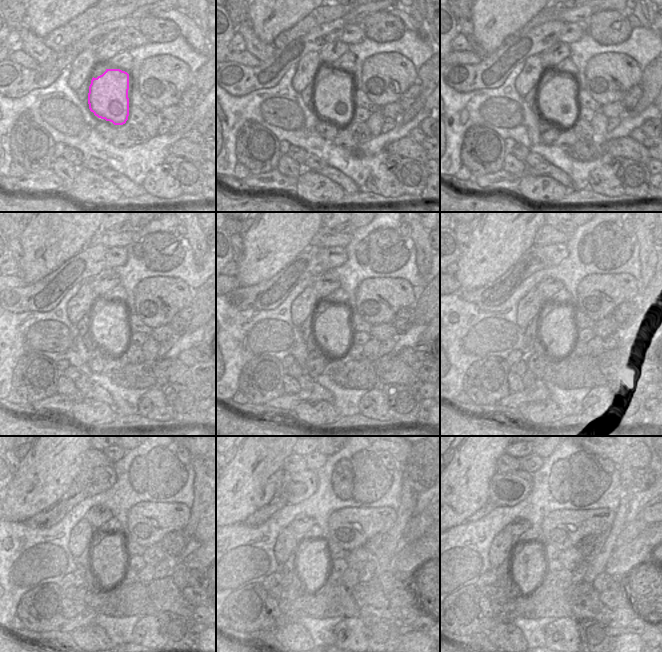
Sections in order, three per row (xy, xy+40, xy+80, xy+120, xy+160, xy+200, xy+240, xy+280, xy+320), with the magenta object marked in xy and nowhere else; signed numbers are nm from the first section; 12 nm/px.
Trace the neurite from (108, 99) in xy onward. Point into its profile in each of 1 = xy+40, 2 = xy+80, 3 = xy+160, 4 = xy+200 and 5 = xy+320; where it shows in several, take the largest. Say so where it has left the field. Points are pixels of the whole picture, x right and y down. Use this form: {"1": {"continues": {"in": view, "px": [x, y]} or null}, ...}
{"1": {"continues": {"in": "xy+40", "px": [332, 96]}}, "2": {"continues": {"in": "xy+80", "px": [556, 101]}}, "3": {"continues": {"in": "xy+160", "px": [332, 330]}}, "4": {"continues": {"in": "xy+200", "px": [557, 331]}}, "5": {"continues": {"in": "xy+320", "px": [533, 566]}}}

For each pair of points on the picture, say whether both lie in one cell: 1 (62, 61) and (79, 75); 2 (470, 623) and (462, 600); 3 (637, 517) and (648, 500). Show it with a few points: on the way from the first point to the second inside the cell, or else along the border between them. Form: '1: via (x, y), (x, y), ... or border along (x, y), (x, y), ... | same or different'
1: border along (85, 49), (69, 66) | different
2: via (465, 617), (463, 615), (463, 606) | same
3: border along (636, 492), (636, 498), (641, 511) | different

